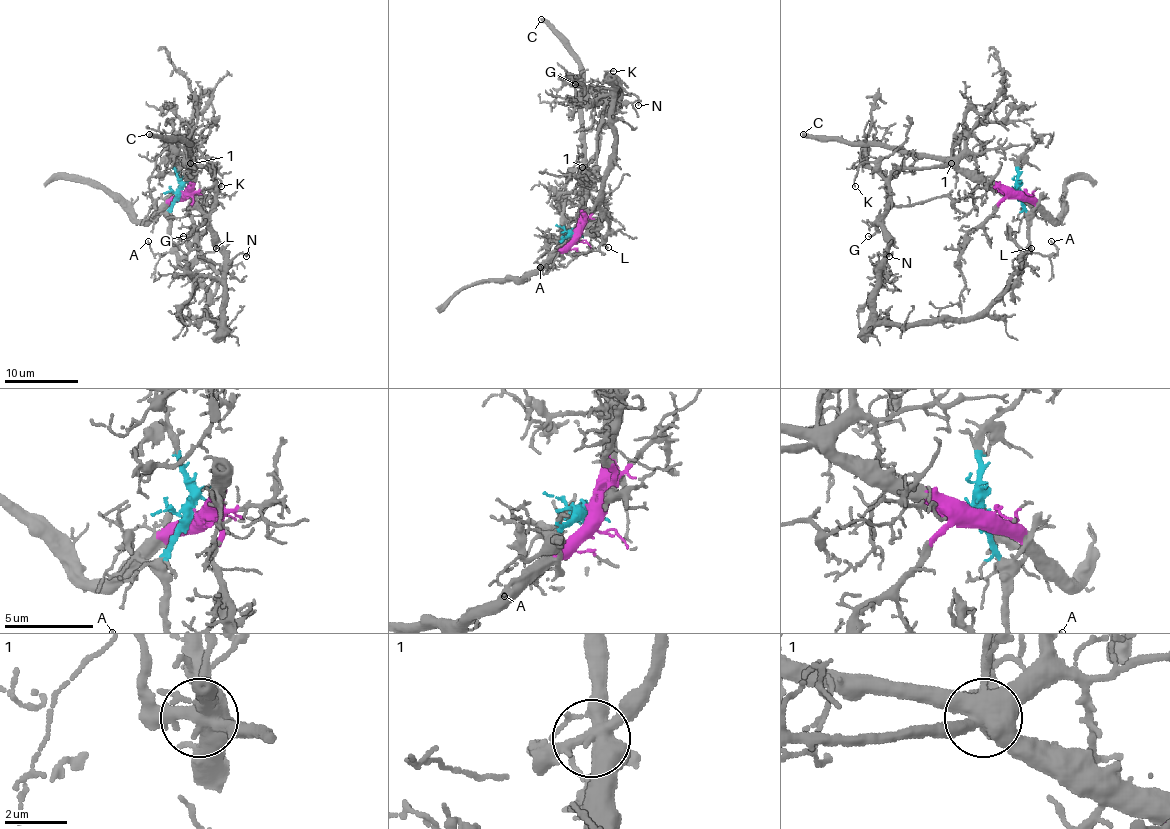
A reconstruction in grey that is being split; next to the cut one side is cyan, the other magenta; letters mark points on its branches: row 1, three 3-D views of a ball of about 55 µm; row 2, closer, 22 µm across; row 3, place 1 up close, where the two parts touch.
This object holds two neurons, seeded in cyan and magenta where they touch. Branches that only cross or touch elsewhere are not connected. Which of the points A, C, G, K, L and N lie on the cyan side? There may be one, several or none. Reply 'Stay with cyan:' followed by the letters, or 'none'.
Stay with cyan: A, G, K, L, N

